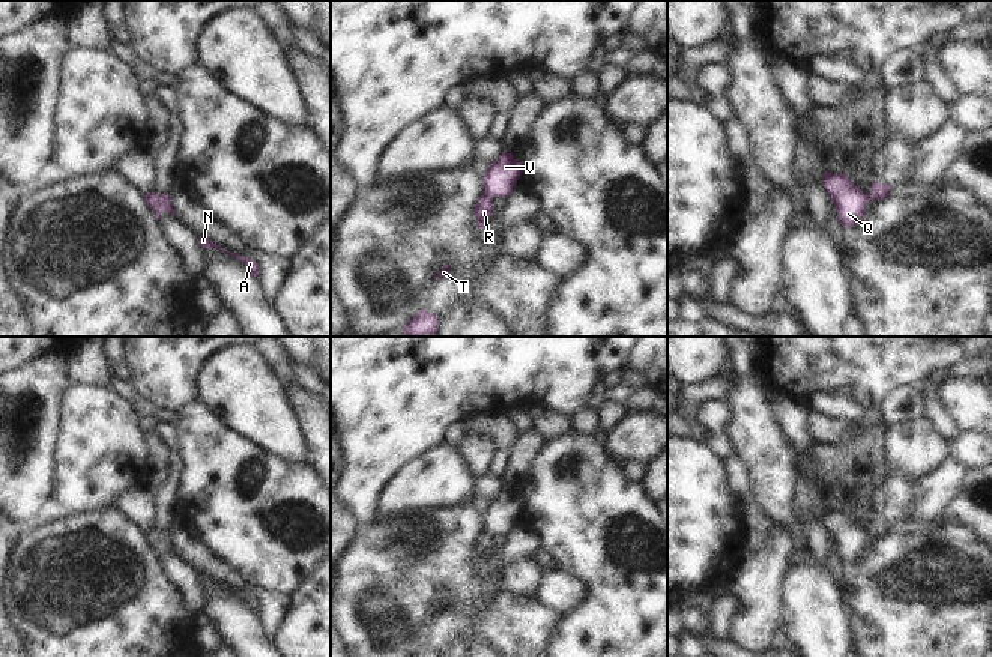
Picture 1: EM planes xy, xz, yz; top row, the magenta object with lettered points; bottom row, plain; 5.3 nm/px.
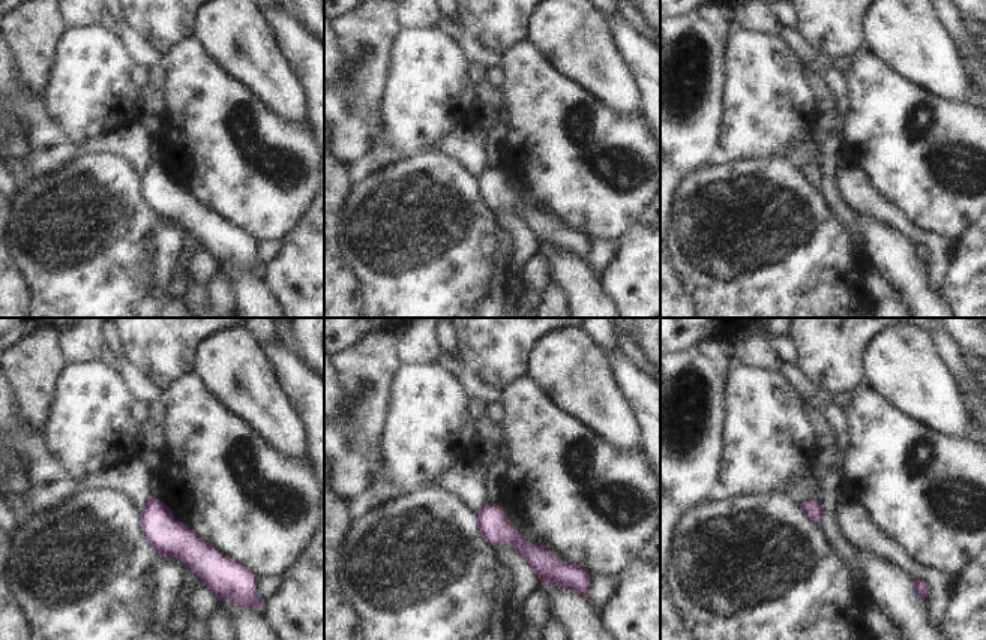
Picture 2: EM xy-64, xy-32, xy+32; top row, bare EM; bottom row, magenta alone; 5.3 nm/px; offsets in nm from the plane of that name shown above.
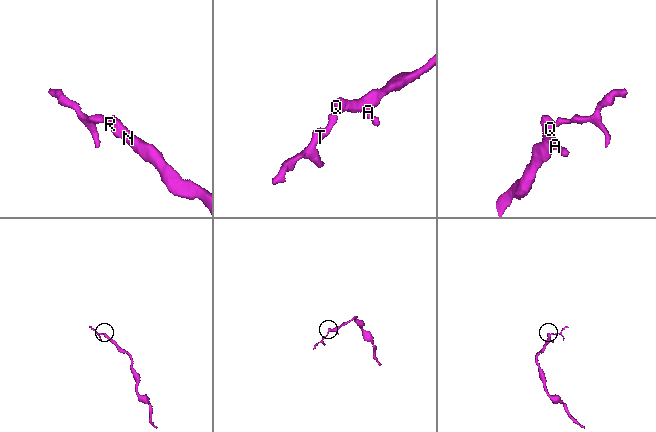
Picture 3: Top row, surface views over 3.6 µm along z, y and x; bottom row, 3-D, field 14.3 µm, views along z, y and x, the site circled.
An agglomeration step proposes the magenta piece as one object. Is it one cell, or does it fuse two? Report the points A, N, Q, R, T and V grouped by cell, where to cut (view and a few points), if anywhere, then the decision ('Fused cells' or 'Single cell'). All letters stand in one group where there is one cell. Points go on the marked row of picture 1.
Groups: A N Q R T V. No split. Single cell.

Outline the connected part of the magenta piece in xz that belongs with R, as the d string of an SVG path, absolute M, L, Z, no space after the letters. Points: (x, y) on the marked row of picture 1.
M502 152L494 162L490 162L484 174L484 194L478 197L473 215L476 218L476 230L482 229L493 218L493 198L505 198L513 192L522 174L522 164L513 153Z

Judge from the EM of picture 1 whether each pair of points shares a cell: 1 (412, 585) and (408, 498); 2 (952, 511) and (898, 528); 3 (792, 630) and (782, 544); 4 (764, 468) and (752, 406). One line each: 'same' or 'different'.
1: different
2: same
3: different
4: same

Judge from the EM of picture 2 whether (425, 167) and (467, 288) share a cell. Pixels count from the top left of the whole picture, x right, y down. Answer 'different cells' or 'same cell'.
same cell

